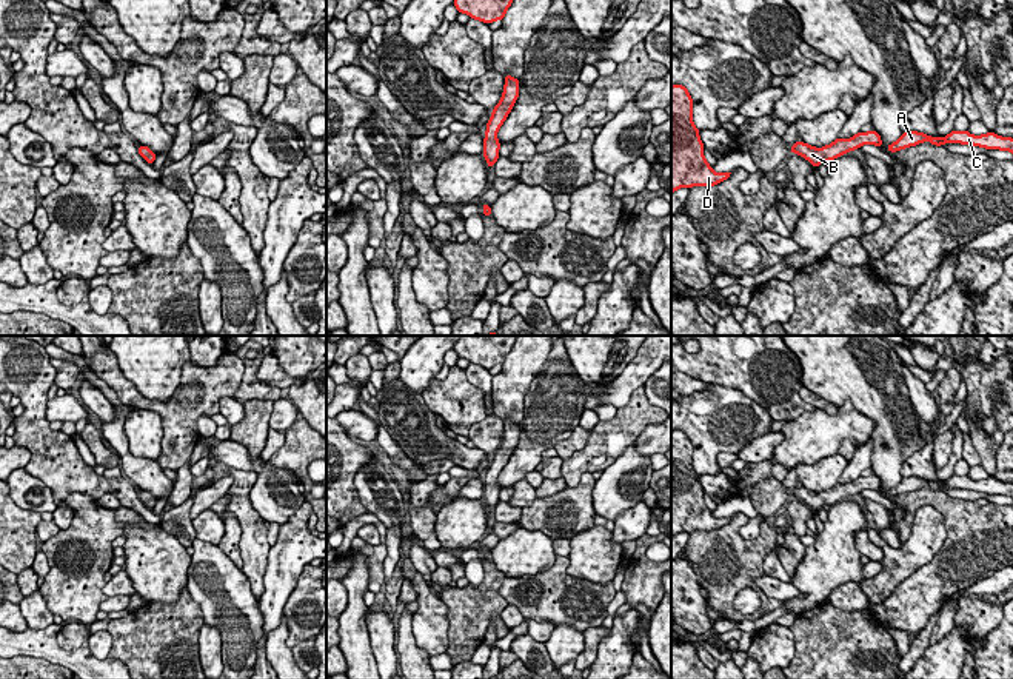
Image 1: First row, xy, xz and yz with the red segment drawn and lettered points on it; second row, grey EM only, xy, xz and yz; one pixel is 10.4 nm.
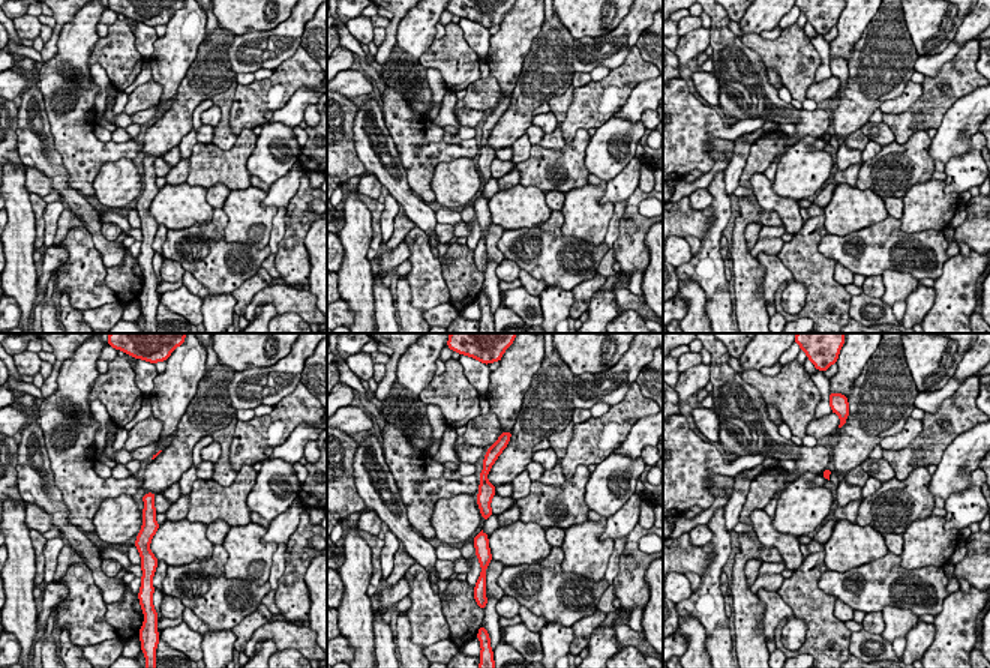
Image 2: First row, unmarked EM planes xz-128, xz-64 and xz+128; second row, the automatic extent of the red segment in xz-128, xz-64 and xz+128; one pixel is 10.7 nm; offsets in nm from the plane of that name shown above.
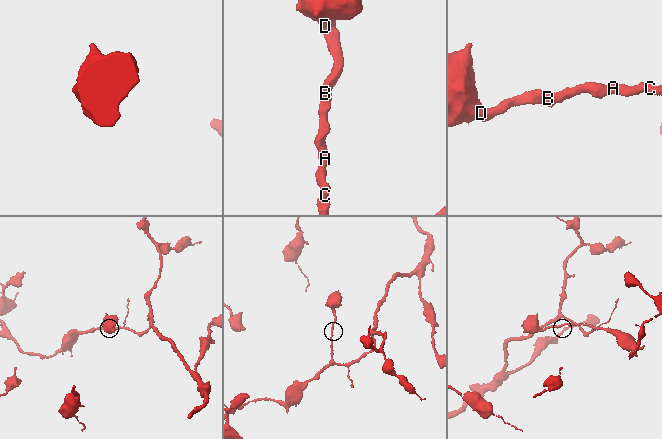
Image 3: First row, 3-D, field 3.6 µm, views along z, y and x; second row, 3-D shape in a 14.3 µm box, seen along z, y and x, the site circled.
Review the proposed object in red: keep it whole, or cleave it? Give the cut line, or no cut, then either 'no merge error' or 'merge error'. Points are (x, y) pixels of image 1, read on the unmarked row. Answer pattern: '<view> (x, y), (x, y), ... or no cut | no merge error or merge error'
no cut | no merge error

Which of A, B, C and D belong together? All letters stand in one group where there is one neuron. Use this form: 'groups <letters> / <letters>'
groups A B C D

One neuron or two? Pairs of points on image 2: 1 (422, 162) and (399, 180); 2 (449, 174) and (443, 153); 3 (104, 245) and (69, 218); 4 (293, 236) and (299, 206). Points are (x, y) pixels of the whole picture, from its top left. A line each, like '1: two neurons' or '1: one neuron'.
1: two neurons
2: two neurons
3: two neurons
4: one neuron

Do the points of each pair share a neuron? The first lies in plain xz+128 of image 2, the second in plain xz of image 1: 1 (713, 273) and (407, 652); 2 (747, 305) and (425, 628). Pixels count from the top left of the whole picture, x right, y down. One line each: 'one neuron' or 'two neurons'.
1: two neurons
2: two neurons

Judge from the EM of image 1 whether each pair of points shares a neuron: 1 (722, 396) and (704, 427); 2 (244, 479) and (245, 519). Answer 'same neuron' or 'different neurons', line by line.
1: same neuron
2: same neuron

